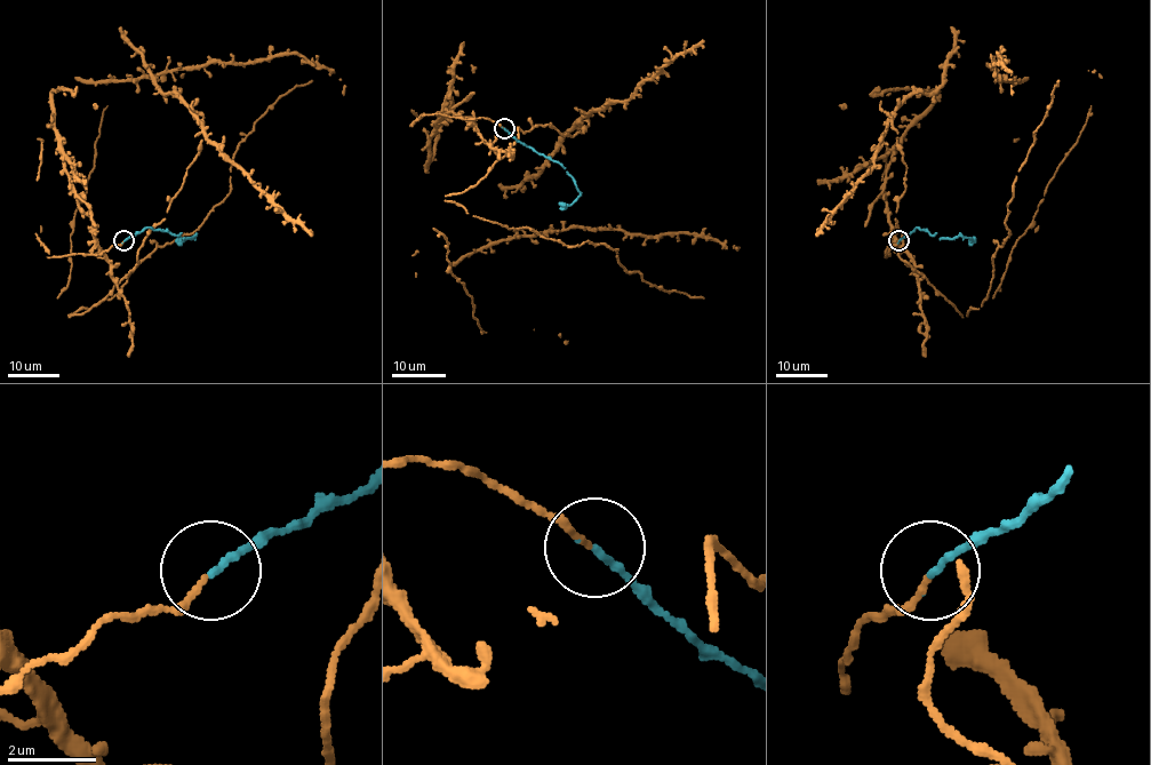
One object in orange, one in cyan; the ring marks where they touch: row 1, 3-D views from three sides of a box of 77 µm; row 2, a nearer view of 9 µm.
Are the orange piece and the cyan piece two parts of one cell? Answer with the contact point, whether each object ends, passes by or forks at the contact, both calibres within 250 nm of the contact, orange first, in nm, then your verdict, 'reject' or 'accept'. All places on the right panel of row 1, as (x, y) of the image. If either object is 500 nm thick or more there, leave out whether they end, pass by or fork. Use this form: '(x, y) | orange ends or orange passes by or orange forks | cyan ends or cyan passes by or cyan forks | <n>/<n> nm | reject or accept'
(898, 240) | orange ends | cyan ends | 130/150 nm | accept

